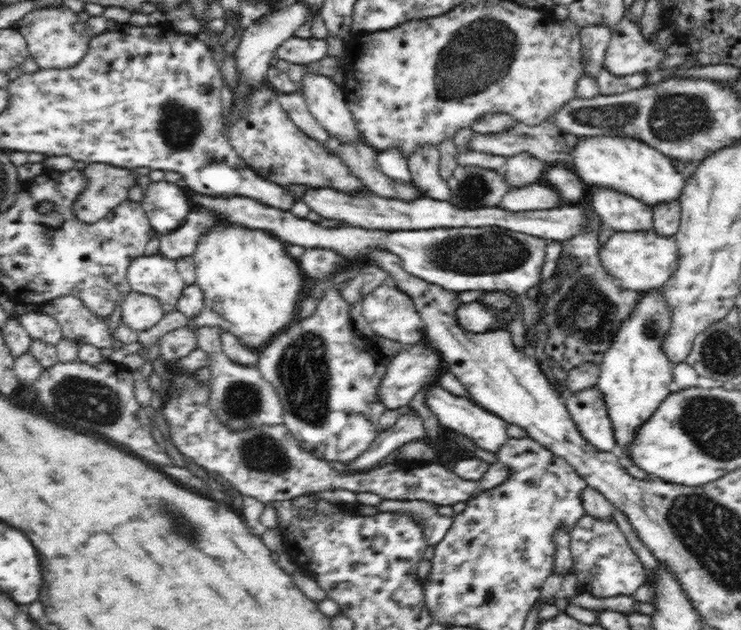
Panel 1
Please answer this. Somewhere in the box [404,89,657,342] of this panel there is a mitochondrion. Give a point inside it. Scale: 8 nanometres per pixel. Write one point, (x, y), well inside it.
(493, 251)

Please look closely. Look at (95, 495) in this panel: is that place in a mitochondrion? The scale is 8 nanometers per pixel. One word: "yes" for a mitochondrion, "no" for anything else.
no

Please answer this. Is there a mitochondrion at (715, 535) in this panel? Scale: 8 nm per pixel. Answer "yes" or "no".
yes

